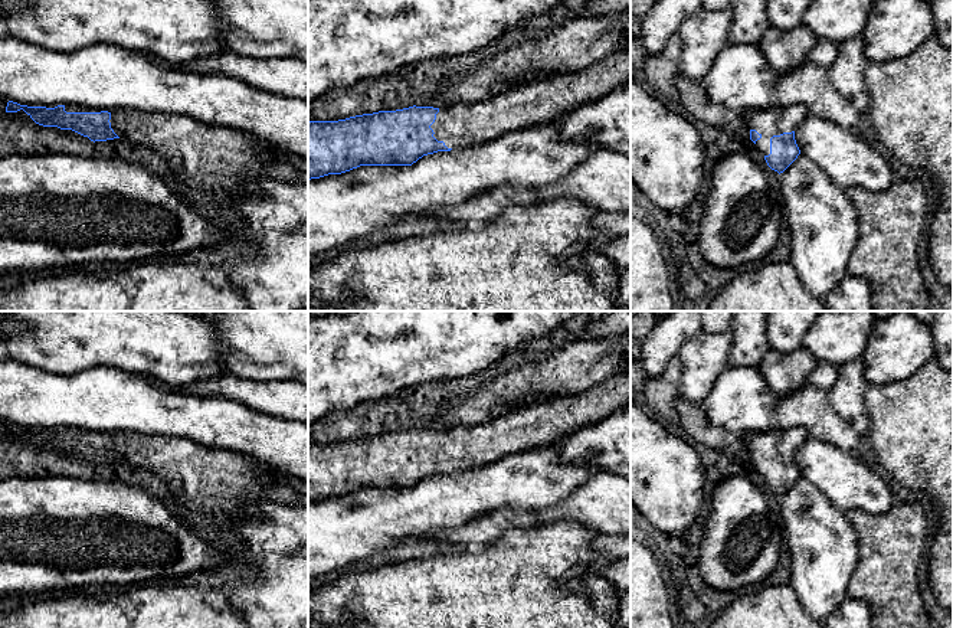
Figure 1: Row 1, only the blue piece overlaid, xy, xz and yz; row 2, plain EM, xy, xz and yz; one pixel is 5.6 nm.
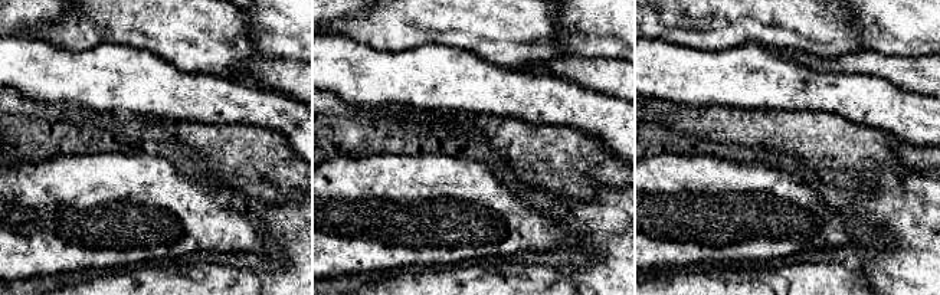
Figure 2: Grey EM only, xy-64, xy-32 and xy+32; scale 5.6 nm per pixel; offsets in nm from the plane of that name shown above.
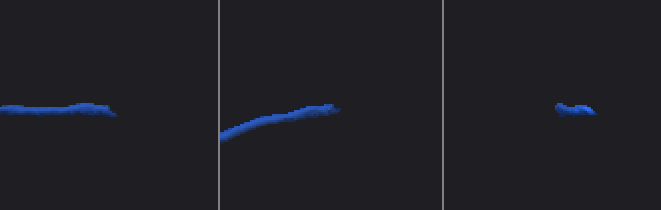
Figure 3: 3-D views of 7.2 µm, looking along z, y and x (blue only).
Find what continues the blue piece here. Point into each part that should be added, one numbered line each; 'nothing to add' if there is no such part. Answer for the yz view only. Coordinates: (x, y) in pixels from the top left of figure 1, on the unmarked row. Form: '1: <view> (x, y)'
1: yz (775, 442)

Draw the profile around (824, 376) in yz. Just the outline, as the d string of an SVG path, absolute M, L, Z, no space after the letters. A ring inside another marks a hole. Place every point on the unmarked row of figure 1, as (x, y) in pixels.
M818 362L816 367L808 377L808 383L828 393L835 385L836 377L838 377L838 367L826 362Z

